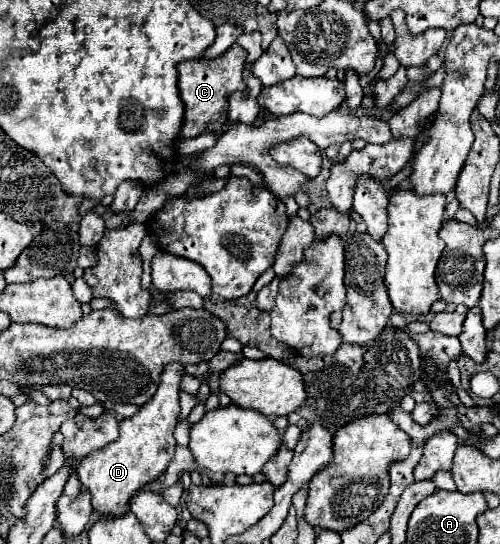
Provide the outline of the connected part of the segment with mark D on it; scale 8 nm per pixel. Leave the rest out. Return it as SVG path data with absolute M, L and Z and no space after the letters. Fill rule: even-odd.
M171 365L163 371L157 393L147 401L137 415L123 419L119 425L119 439L97 449L77 465L77 477L81 491L91 495L91 505L101 517L121 517L129 511L129 499L147 483L157 481L167 469L175 453L173 431L179 419L179 383L183 377L183 365Z

